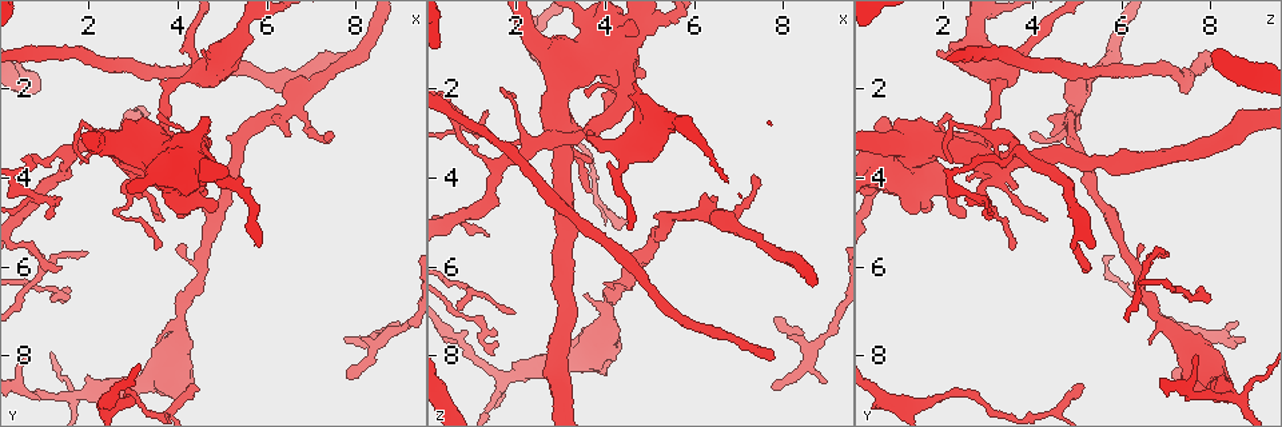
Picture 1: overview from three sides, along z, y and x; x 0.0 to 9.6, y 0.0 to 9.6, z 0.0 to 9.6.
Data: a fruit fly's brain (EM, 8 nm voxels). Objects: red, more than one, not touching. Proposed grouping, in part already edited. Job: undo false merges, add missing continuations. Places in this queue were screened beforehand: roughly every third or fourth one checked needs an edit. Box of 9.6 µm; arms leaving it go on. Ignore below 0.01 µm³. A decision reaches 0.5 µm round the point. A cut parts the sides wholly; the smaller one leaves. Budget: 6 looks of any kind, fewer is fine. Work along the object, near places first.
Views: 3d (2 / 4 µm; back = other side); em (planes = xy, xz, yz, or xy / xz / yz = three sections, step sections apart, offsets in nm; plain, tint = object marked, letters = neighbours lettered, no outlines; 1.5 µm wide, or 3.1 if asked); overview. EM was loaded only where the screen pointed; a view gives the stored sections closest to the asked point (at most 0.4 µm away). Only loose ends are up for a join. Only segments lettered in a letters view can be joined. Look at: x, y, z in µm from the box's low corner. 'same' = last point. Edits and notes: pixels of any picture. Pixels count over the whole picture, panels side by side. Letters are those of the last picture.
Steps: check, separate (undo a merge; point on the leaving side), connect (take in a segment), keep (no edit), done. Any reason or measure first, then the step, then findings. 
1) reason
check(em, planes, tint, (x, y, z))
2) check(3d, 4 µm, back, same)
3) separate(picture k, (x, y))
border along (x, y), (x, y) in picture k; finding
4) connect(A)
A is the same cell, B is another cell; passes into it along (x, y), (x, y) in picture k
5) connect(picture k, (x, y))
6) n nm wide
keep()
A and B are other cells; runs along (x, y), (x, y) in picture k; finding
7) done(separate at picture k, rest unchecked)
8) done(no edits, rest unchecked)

branch stops here
check(3d, 4 µm, (7.75, 7.60, 8.75))

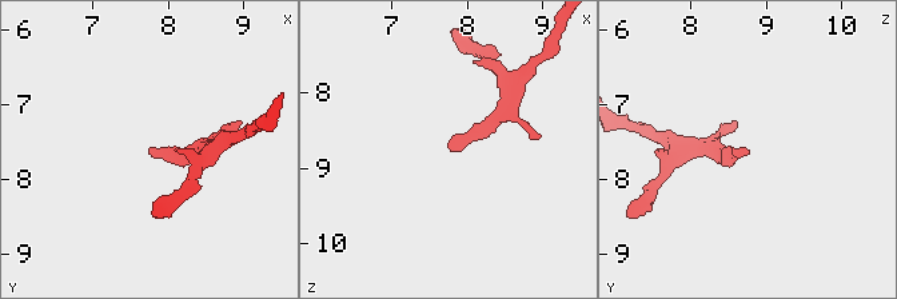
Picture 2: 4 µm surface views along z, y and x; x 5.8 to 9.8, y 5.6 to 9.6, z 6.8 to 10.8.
need the tissue
check(em, xz, step 4, letters, (7.75, 7.55, 8.75))

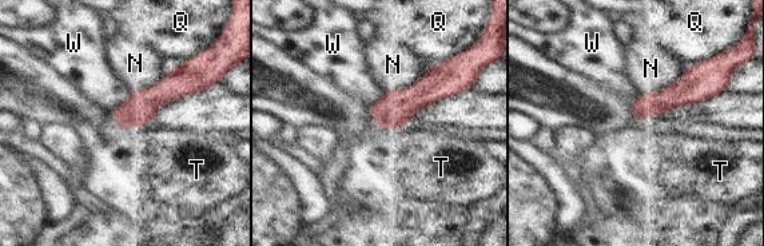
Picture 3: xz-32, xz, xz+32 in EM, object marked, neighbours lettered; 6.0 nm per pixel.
another direction
check(em, planes, letters, same)

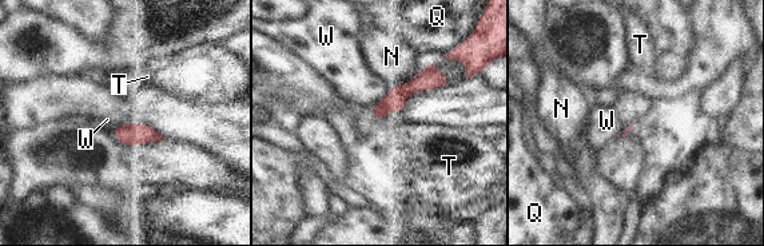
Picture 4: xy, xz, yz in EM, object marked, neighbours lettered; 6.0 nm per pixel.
keep()
N, Q, T and W are other cells; runs along (438, 75), (404, 90), (374, 115) in picture 4; no lettered segment goes on from it

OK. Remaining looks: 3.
calibre changes
check(em, planes, letters, (6.60, 2.45, 4.90))

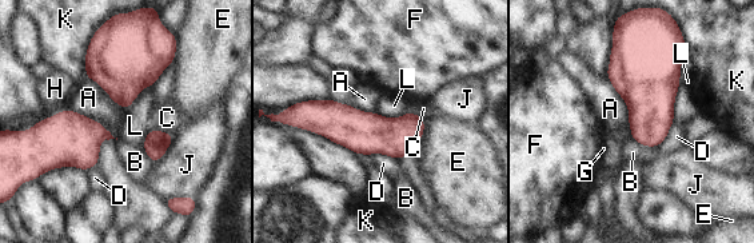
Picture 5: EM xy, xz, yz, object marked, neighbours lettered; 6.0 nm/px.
A touches over 340 nm
keep()
A, B, C, D, E, F, G, H, J, K and L are other cells; runs along (300, 120), (421, 131) in picture 5; one neuron here

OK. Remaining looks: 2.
long arm stops here
check(3d, 2 µm, (7.75, 1.30, 8.10))

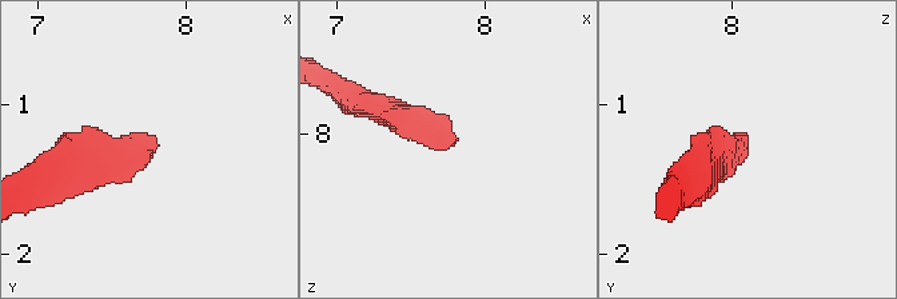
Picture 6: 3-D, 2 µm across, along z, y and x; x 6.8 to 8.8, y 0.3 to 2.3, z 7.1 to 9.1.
check(em, xy, step 4, letters, (7.82, 1.22, 8.04))

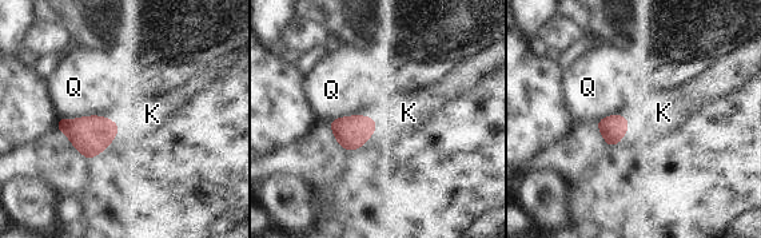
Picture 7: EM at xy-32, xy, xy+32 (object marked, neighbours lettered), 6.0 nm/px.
160 nm wide
connect(K)
K is the same cell, Q is another cell; passes into it along (351, 133), (374, 122), (409, 112) in picture 7; it goes on there

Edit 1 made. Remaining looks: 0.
done(connect at picture 7, rest unchecked)

